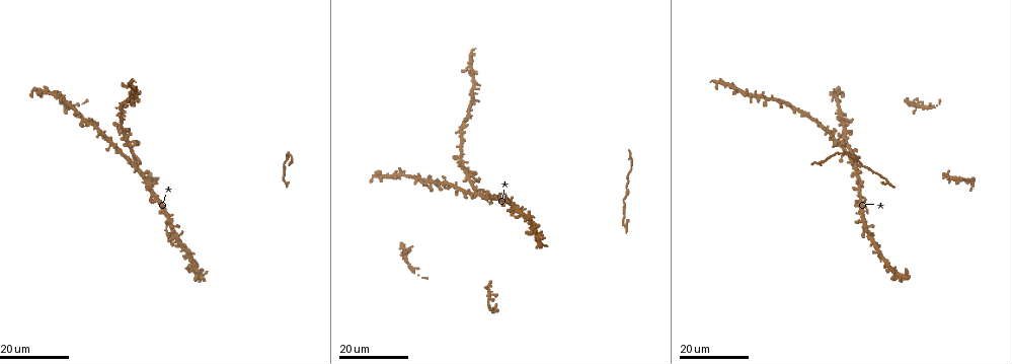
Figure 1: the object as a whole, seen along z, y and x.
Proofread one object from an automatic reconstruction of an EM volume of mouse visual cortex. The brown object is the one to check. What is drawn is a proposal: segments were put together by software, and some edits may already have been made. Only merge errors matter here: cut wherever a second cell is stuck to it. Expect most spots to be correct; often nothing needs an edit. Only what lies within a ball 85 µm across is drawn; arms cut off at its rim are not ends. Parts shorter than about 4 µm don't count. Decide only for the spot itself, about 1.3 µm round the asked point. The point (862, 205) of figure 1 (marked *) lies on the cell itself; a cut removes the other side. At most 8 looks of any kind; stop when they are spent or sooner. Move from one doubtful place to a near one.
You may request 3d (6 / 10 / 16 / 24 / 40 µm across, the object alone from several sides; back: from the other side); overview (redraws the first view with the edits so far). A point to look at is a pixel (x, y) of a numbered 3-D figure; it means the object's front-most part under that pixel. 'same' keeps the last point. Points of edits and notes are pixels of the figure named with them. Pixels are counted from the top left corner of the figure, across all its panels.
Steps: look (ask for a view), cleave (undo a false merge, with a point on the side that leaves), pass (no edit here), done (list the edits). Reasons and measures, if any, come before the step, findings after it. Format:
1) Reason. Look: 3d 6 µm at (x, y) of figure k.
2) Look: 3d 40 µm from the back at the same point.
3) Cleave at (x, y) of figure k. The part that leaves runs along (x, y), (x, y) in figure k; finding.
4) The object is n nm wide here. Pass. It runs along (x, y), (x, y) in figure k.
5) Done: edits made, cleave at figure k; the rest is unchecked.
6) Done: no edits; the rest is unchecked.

Looks like a crossing. Look: 3d 16 µm at (430, 188) of figure 1.

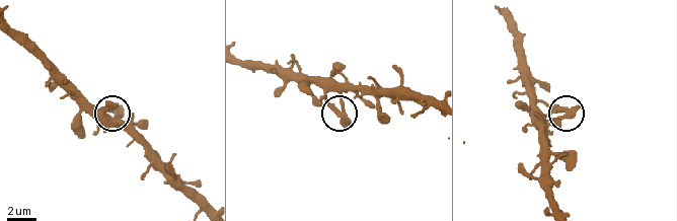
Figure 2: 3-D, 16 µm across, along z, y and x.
Closer look. Look: 3d 6 µm at (332, 111) of figure 2.

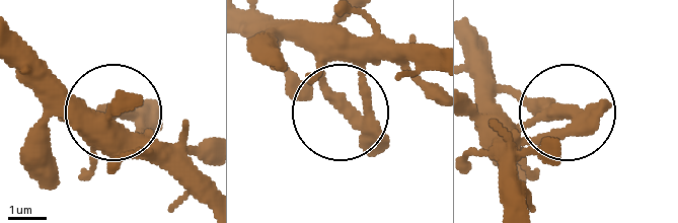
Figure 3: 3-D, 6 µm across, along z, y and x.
4 arms meet here. Pass. One cell here.

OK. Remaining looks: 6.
Looks like a crossing. Look: 3d 16 µm at (854, 166) of figure 1.

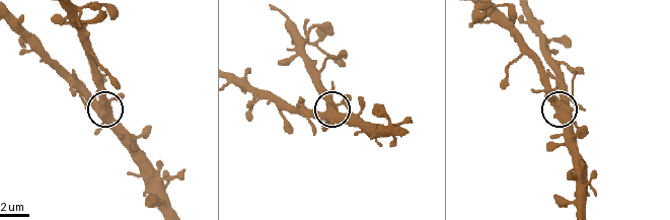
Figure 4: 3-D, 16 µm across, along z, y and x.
Look: 3d 10 µm at (560, 104) of figure 4.

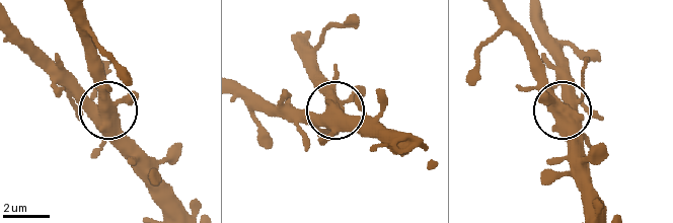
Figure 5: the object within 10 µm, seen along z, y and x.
The object is 510 nm wide here. Pass. One cell here.

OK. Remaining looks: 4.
Look: 3d 24 µm at (150, 182) of figure 1.

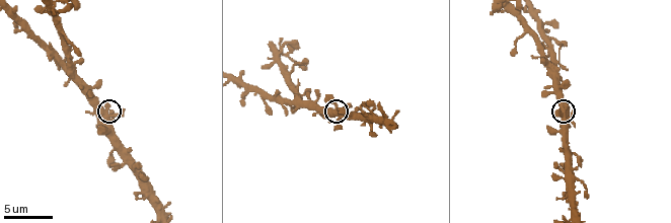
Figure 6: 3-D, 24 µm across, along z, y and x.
Look: 3d 6 µm at (107, 119) of figure 6.

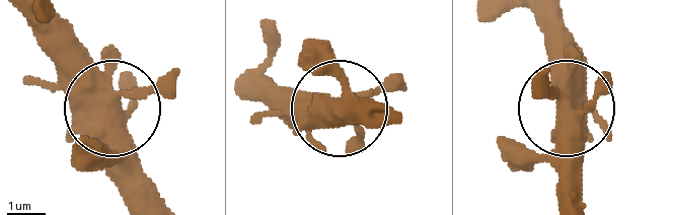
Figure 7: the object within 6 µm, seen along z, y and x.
Pass. It runs along (161, 197), (109, 80), (68, 34) in figure 7; continuous, no second cell.

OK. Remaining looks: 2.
Thin arm on a thick one. Look: 3d 10 µm at (276, 49) of figure 6.

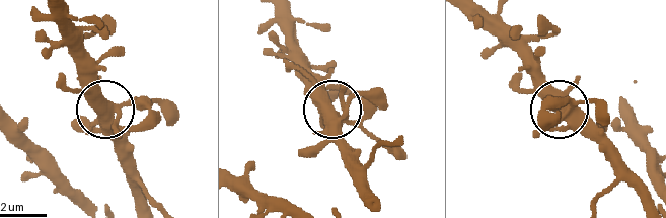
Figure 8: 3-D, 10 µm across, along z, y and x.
Look: 3d 6 µm at (106, 114) of figure 8.

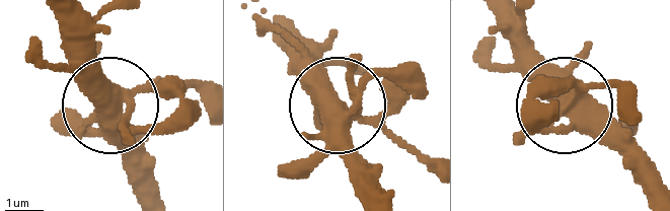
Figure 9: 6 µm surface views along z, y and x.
The object is 440 nm wide here. Pass. One cell here.

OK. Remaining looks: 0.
Done: no edits; the rest is unchecked.

